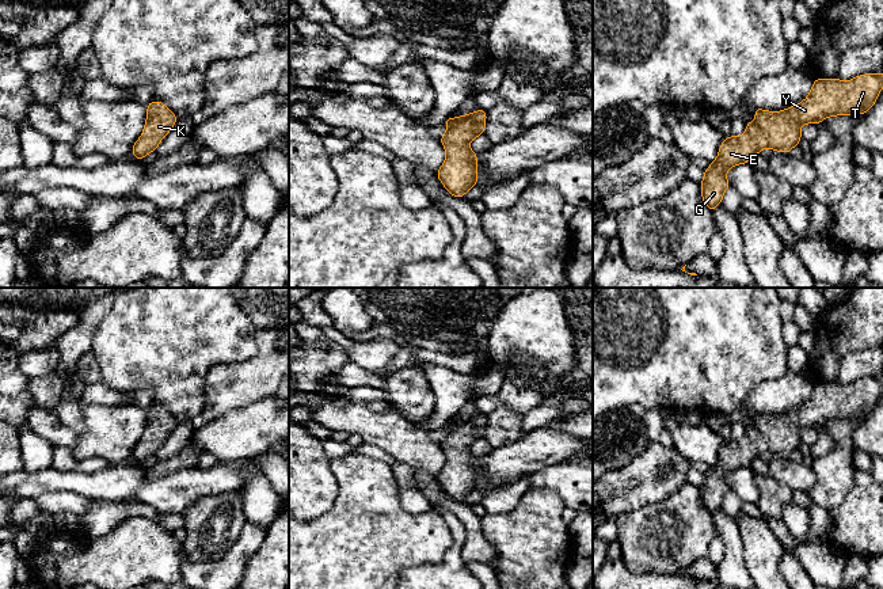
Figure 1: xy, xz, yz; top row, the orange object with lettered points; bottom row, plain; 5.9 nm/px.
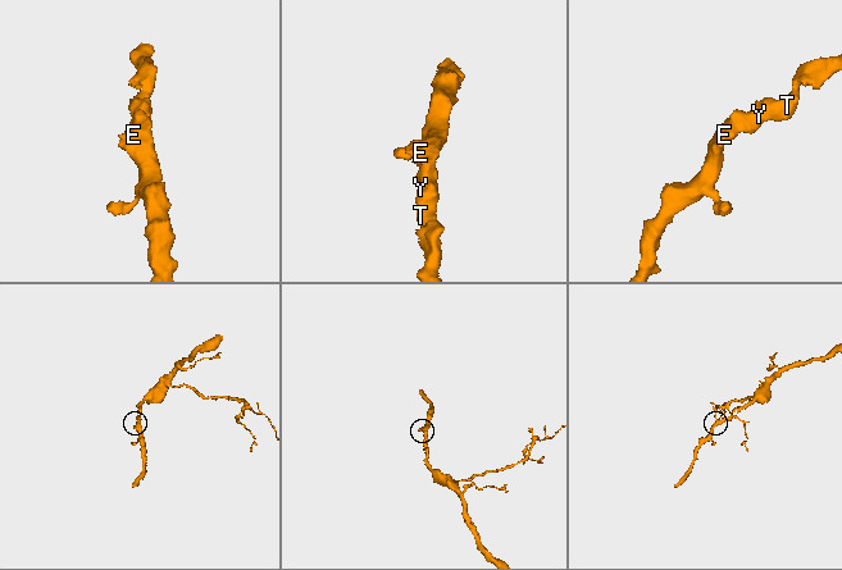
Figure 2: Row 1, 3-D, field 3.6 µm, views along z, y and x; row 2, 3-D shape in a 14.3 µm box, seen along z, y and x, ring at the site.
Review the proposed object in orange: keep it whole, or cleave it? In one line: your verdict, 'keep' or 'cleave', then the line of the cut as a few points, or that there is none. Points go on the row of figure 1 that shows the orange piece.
keep | no cut

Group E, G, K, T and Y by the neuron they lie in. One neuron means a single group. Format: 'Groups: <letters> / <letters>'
Groups: E G K T Y

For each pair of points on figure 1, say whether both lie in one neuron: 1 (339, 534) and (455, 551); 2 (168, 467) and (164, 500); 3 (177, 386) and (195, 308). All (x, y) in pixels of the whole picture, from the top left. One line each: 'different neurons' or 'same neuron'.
1: different neurons
2: different neurons
3: same neuron

